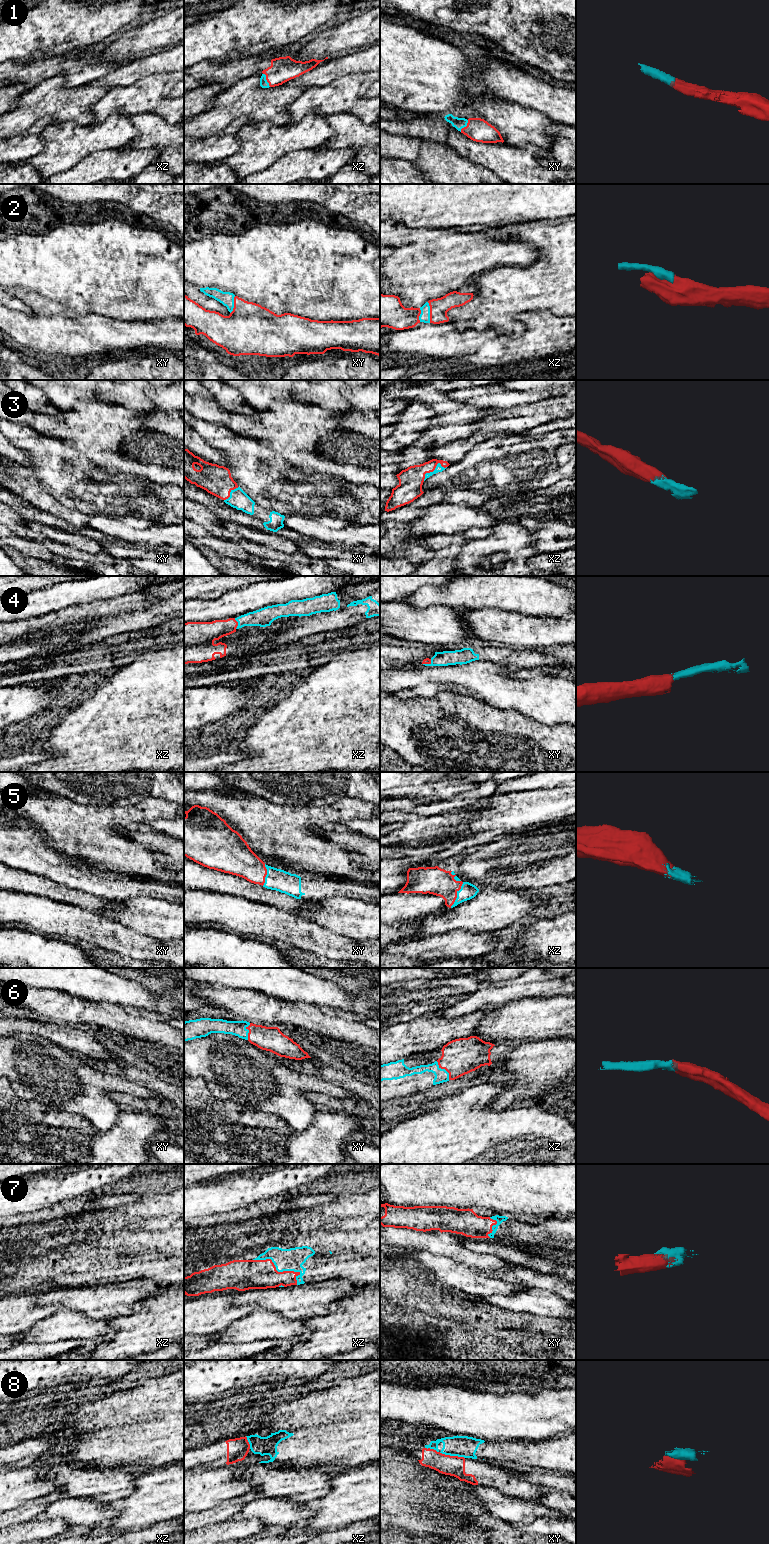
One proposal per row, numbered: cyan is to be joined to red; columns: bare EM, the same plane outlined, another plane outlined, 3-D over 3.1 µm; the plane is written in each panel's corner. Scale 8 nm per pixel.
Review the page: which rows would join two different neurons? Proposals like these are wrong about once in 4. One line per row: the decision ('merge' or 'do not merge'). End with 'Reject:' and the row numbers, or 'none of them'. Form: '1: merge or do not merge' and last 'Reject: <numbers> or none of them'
1: merge
2: merge
3: merge
4: merge
5: merge
6: merge
7: merge
8: do not merge
Reject: 8

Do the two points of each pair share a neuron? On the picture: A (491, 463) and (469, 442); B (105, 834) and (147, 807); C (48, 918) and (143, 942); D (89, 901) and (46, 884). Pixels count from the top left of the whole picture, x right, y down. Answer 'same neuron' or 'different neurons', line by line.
A: different neurons
B: same neuron
C: same neuron
D: same neuron

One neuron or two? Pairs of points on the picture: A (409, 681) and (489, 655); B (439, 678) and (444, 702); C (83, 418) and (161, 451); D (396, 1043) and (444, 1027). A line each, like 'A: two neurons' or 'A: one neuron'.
A: two neurons
B: two neurons
C: one neuron
D: one neuron

